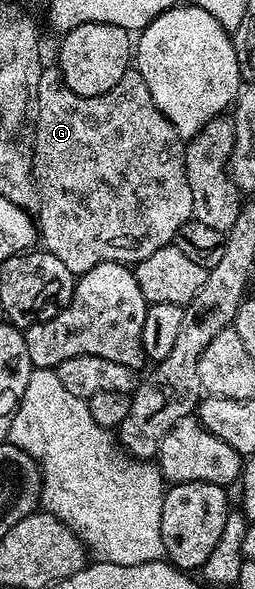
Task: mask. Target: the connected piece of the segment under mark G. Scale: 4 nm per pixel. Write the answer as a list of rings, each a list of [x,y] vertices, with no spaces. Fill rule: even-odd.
[[[57,66],[44,67],[41,74],[41,82],[37,86],[39,95],[39,117],[35,123],[35,153],[33,154],[33,166],[31,171],[35,174],[35,185],[39,191],[39,207],[37,209],[37,232],[41,237],[41,244],[46,251],[51,252],[57,258],[61,258],[65,270],[82,274],[93,270],[101,262],[117,262],[134,266],[139,261],[149,258],[153,250],[161,250],[166,244],[172,243],[175,235],[181,230],[186,220],[192,219],[193,190],[189,190],[189,178],[185,170],[185,140],[177,134],[175,127],[157,110],[157,102],[153,102],[153,94],[149,94],[149,86],[145,86],[145,78],[134,70],[128,70],[109,90],[100,96],[82,96],[73,94],[63,84],[63,75]]]

